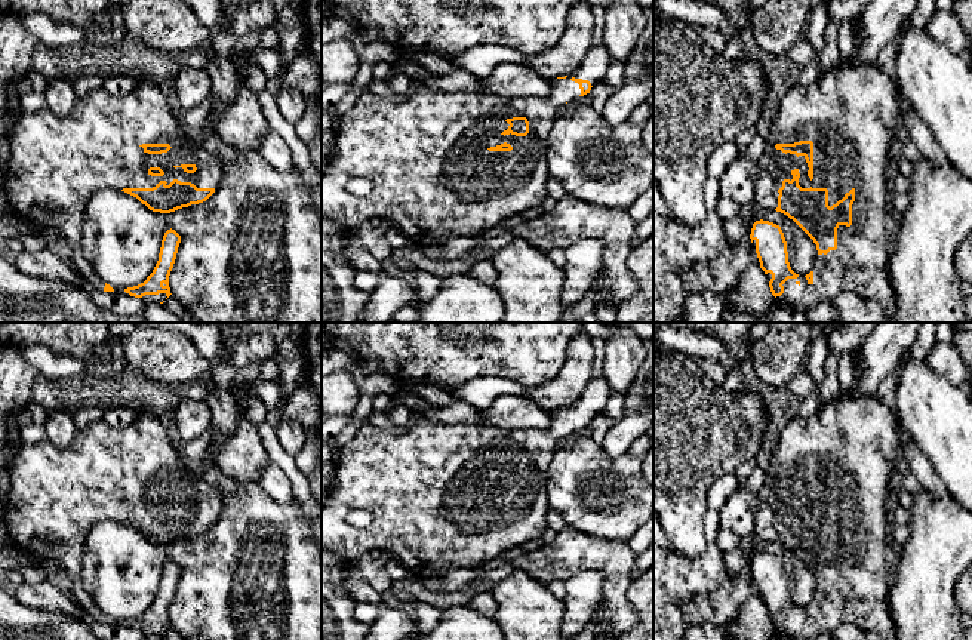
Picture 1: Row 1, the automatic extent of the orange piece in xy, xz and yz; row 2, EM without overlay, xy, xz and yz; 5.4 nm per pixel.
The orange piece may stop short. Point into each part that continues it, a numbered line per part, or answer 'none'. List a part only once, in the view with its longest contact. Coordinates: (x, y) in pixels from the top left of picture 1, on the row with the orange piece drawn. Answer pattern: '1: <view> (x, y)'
1: yz (851, 114)

